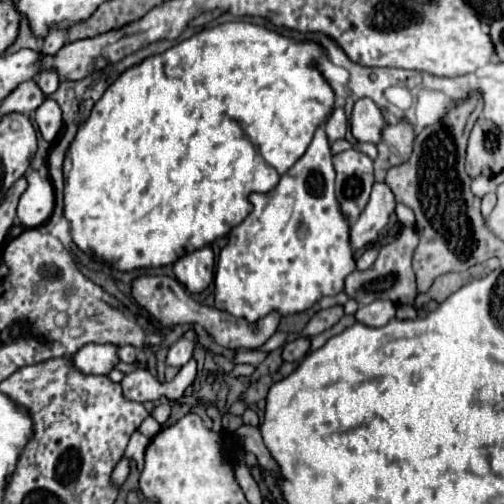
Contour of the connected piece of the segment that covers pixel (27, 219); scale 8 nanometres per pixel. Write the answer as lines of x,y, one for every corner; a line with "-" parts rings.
29,169
25,173
27,189
23,191
19,205
17,205
17,219
23,227
39,227
49,219
55,205
53,185
49,179
41,177
39,171

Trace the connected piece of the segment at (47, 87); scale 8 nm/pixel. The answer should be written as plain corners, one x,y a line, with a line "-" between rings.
39,69
39,73
37,73
35,79
37,79
37,85
41,87
41,91
45,95
55,93
57,87
59,87
59,75
57,75
55,69

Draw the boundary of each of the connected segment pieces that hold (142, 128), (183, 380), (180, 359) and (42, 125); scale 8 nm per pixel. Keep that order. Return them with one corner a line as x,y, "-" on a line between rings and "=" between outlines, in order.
233,21
221,23
211,29
203,29
193,37
173,45
165,53
151,55
143,59
139,65
123,71
103,93
103,97
93,105
89,119
77,129
75,139
71,141
65,161
65,195
63,195
63,217
69,221
69,231
73,243
93,259
109,263
115,271
133,271
133,269
157,269
173,265
183,255
201,249
213,243
219,237
225,237
235,225
239,225
253,209
249,195
251,193
271,193
279,177
295,165
295,161
309,147
317,125
321,125
333,111
335,95
329,83
321,77
321,73
311,65
315,57
321,55
321,47
313,41
293,41
285,35
269,31
261,25
253,25
249,21
=
191,359
179,373
177,373
177,377
169,383
169,395
165,395
169,401
179,401
181,399
181,395
183,395
183,391
195,381
195,375
197,375
197,363
195,363
195,359
=
187,331
177,343
173,343
169,347
169,353
167,353
167,365
171,367
183,367
191,357
193,357
193,349
195,349
195,343
193,343
193,331
=
47,97
35,109
35,123
37,123
43,139
53,143
57,133
59,133
59,129
61,129
61,109
59,109
59,105
51,97

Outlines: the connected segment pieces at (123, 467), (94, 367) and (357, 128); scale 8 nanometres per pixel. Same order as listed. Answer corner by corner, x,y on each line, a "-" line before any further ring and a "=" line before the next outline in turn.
123,457
121,461
119,461
119,465
115,467
115,471
113,471
113,481
115,481
115,485
123,485
123,481
127,479
127,475
129,475
129,459
127,457
=
89,343
83,349
79,349
75,355
71,355
71,359
79,371
93,375
107,375
119,363
117,347
109,343
107,345
=
357,99
349,119
353,137
359,143
377,143
381,139
381,125
385,125
381,109
371,99

